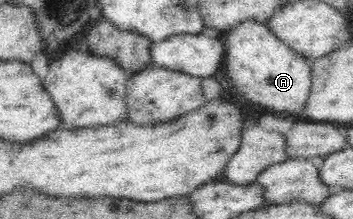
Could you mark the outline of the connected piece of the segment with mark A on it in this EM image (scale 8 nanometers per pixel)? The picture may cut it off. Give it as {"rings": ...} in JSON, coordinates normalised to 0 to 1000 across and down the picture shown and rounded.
{"rings":[[[722,91],[688,96],[688,110],[674,110],[654,146],[632,155],[629,183],[637,242],[635,297],[620,352],[643,393],[643,411],[649,406],[677,466],[705,479],[717,498],[748,498],[751,511],[768,521],[844,543],[878,429],[884,279],[802,201],[756,128],[754,105]]]}

